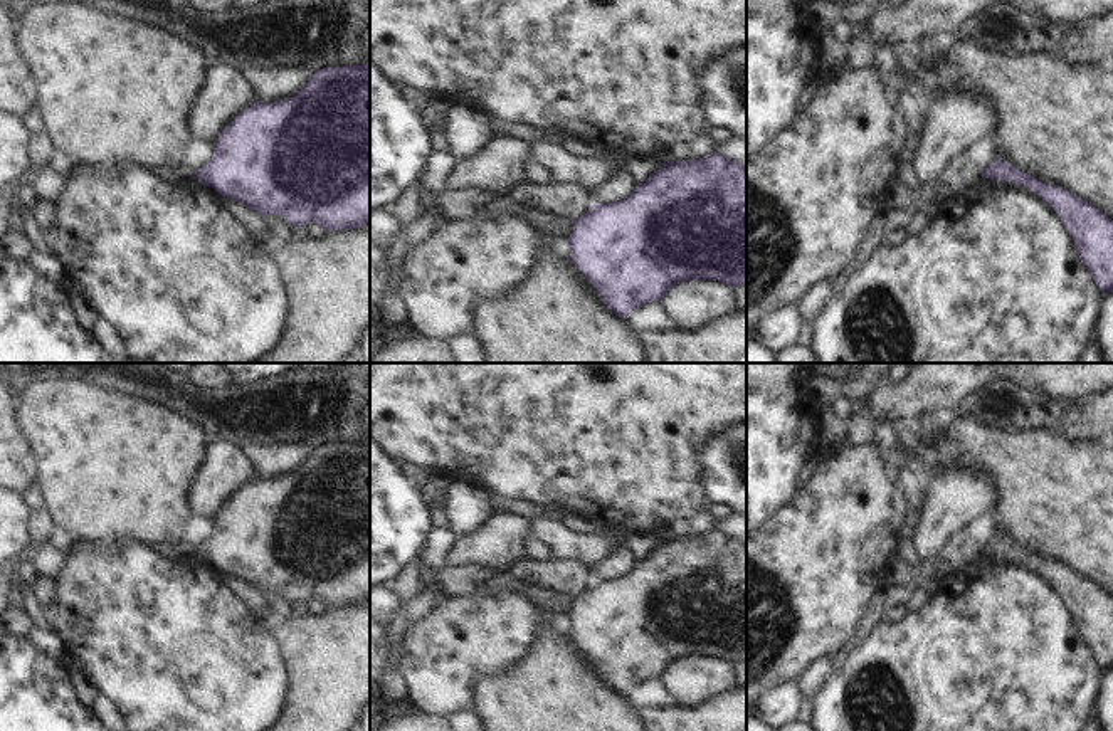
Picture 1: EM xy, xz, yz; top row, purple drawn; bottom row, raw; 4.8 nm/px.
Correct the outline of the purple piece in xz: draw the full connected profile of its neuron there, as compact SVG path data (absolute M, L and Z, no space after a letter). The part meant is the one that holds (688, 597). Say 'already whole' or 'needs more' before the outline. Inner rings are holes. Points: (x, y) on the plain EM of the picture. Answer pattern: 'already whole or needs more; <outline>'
already whole; M716 528L699 536L664 538L627 576L593 580L575 597L568 625L577 647L592 659L609 686L624 696L651 677L662 677L683 657L746 662L746 539Z

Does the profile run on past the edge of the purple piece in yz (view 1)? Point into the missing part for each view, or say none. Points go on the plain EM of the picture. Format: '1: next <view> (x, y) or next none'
1: next none

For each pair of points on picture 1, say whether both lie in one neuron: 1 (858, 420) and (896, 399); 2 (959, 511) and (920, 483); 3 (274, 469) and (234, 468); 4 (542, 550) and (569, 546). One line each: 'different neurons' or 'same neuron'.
1: different neurons
2: different neurons
3: different neurons
4: different neurons

